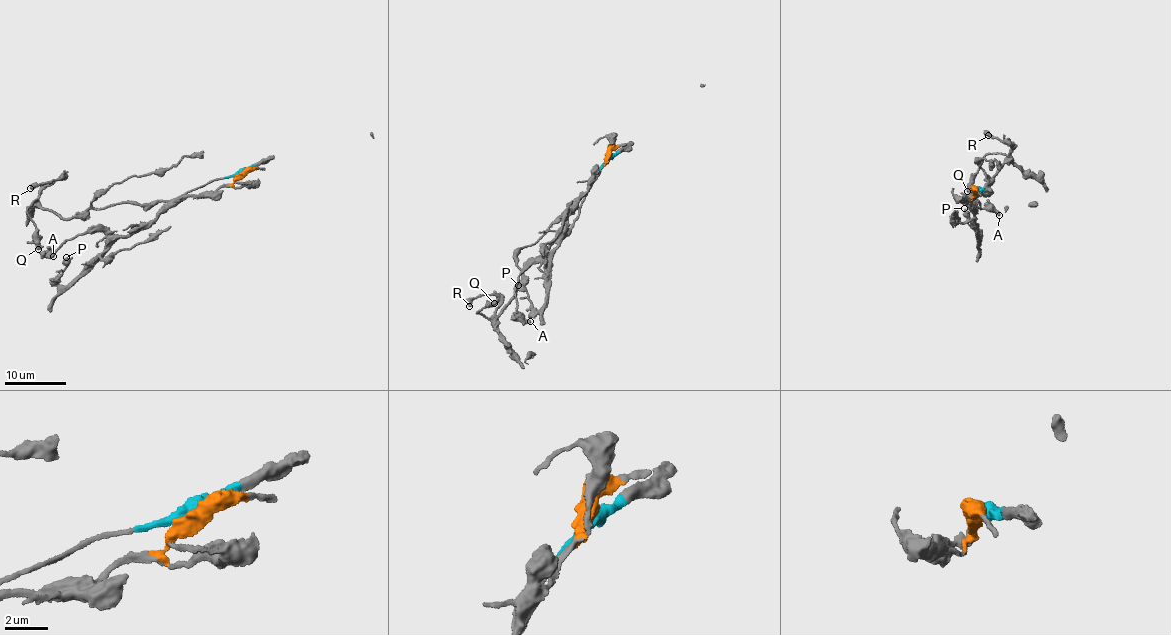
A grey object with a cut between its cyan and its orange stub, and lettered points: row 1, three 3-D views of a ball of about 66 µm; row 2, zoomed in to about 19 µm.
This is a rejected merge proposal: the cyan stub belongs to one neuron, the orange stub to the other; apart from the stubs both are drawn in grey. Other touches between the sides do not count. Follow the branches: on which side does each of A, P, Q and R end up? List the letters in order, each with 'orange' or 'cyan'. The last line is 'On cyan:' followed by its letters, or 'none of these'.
A: orange
P: orange
Q: cyan
R: cyan
On cyan: Q, R

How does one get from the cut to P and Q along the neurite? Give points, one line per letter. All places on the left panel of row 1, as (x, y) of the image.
P: (241, 173), (232, 183), (170, 205), (114, 242), (84, 275), (64, 286), (58, 283), (58, 276), (66, 257)
Q: (240, 173), (210, 181), (171, 200), (90, 208), (65, 219), (35, 201), (26, 211), (35, 229), (37, 249)

